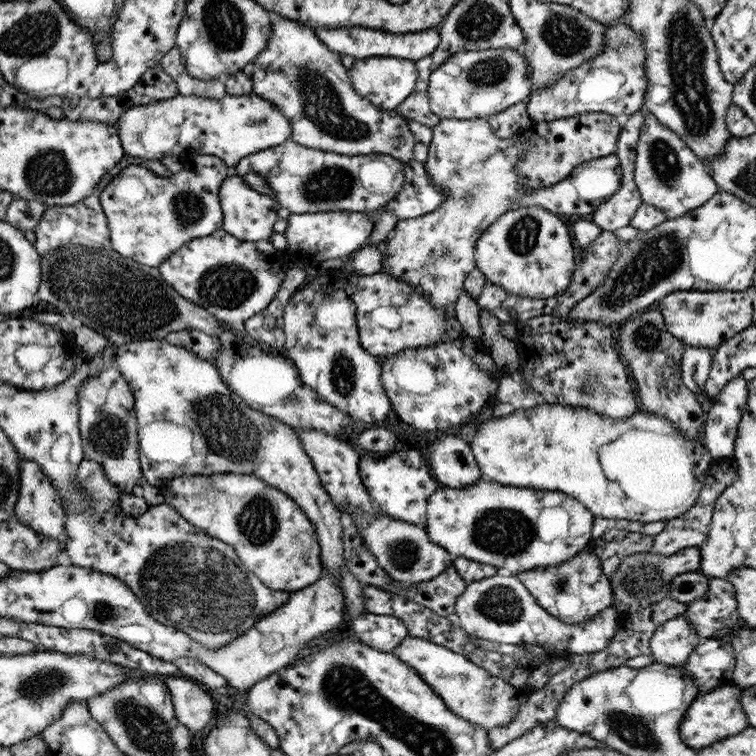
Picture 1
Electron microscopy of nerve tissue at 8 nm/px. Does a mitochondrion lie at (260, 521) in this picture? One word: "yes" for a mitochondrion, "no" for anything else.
yes

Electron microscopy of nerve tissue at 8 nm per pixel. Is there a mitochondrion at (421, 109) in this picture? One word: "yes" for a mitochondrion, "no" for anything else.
no

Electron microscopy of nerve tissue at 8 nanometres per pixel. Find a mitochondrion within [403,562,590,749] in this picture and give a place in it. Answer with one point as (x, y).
(500, 604)

